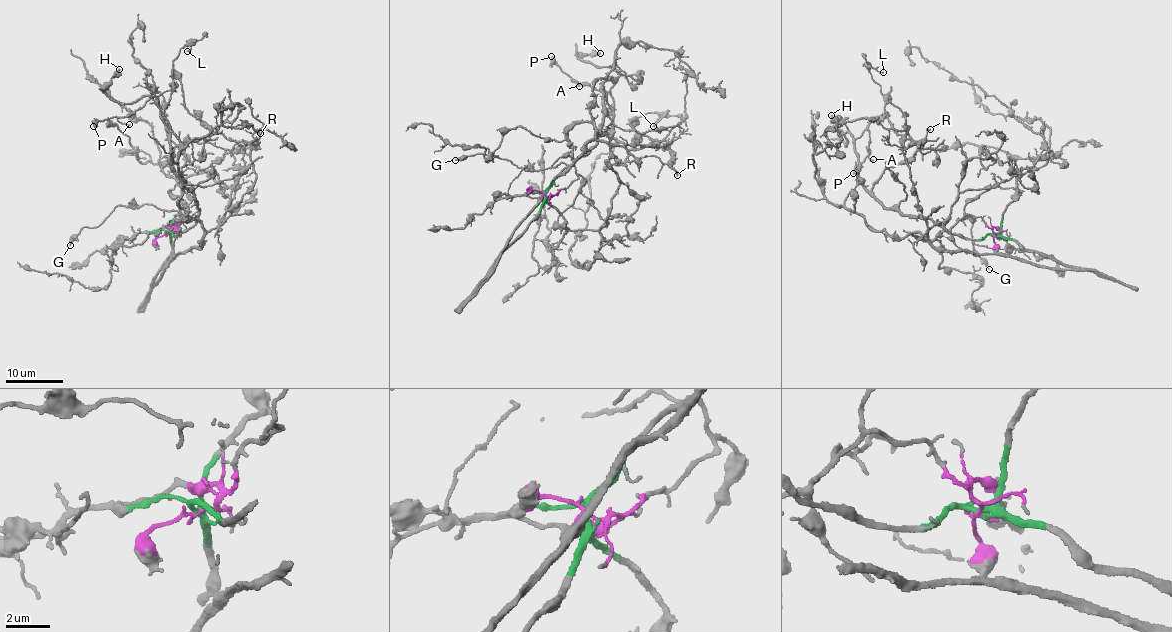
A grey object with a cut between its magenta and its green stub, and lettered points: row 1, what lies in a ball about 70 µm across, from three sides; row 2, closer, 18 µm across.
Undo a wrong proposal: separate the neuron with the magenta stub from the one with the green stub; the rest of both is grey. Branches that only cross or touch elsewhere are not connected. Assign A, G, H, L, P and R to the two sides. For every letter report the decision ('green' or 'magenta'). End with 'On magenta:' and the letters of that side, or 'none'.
A: green
G: magenta
H: green
L: magenta
P: green
R: magenta
On magenta: G, L, R

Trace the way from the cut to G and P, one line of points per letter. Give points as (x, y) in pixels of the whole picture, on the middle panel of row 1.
G: (544, 194), (567, 188), (577, 177), (573, 166), (559, 163), (531, 171), (487, 154), (455, 160)
P: (544, 194), (597, 142), (601, 89), (617, 79), (604, 92), (595, 90), (572, 80), (551, 56)

